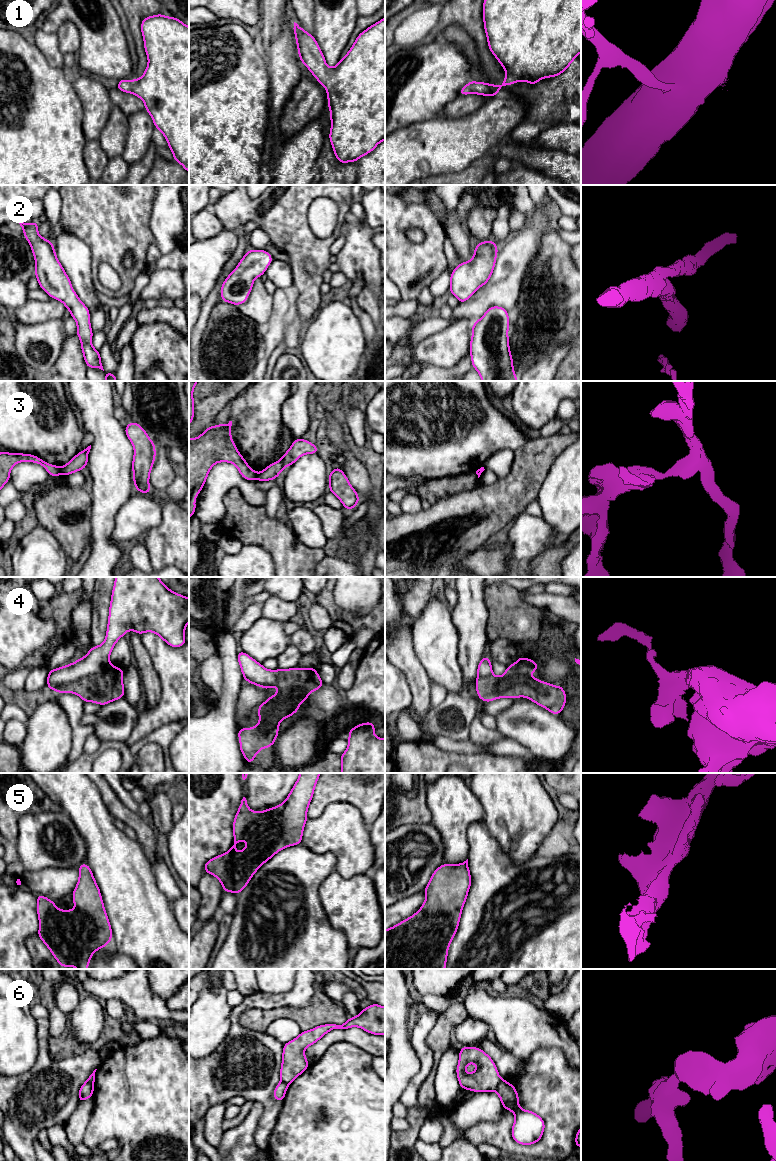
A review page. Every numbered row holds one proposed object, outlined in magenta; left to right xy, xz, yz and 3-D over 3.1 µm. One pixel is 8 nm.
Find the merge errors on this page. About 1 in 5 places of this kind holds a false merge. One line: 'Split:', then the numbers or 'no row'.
Split: 3, 4, 6

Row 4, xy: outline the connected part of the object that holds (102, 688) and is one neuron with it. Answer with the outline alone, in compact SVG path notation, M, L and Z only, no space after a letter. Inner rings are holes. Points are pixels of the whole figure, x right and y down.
M108 664L101 673L84 676L76 682L65 684L56 693L74 693L84 702L101 706L125 696L123 686L124 669Z

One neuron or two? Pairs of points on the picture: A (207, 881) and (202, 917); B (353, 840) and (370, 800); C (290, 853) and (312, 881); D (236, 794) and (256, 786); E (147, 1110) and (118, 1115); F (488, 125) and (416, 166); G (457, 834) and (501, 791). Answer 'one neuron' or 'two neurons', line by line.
A: one neuron
B: two neurons
C: one neuron
D: two neurons
E: one neuron
F: one neuron
G: two neurons

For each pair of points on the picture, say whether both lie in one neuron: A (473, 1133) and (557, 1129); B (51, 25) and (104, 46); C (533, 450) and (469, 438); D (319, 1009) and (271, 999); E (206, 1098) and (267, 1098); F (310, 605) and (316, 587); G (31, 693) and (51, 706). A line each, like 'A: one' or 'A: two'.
A: one
B: one
C: two
D: two
E: one
F: one
G: two

